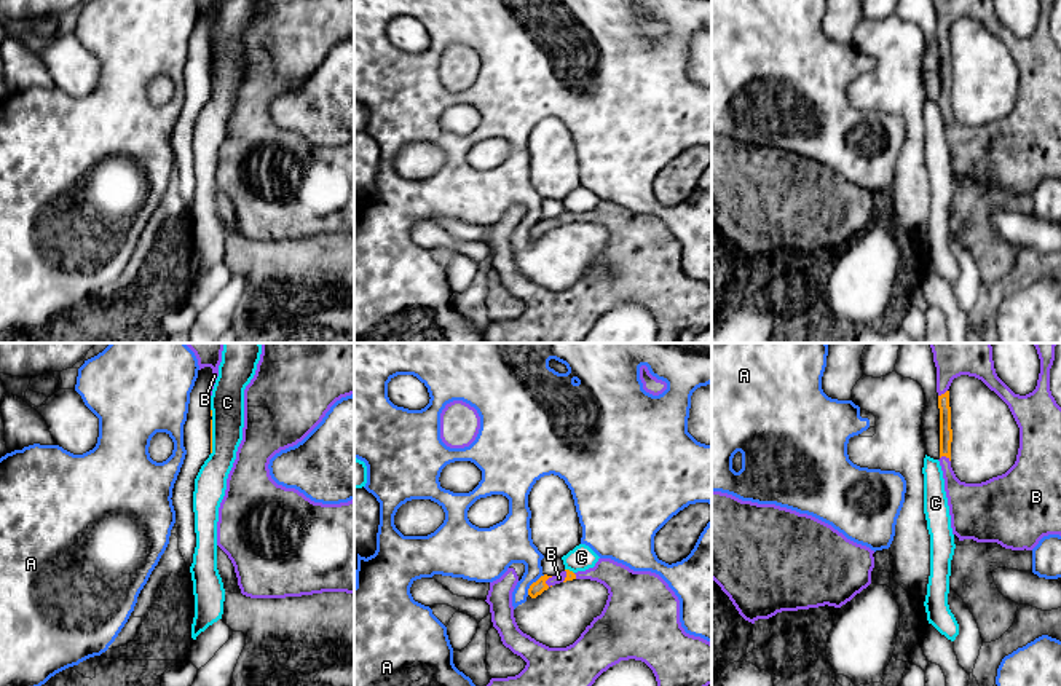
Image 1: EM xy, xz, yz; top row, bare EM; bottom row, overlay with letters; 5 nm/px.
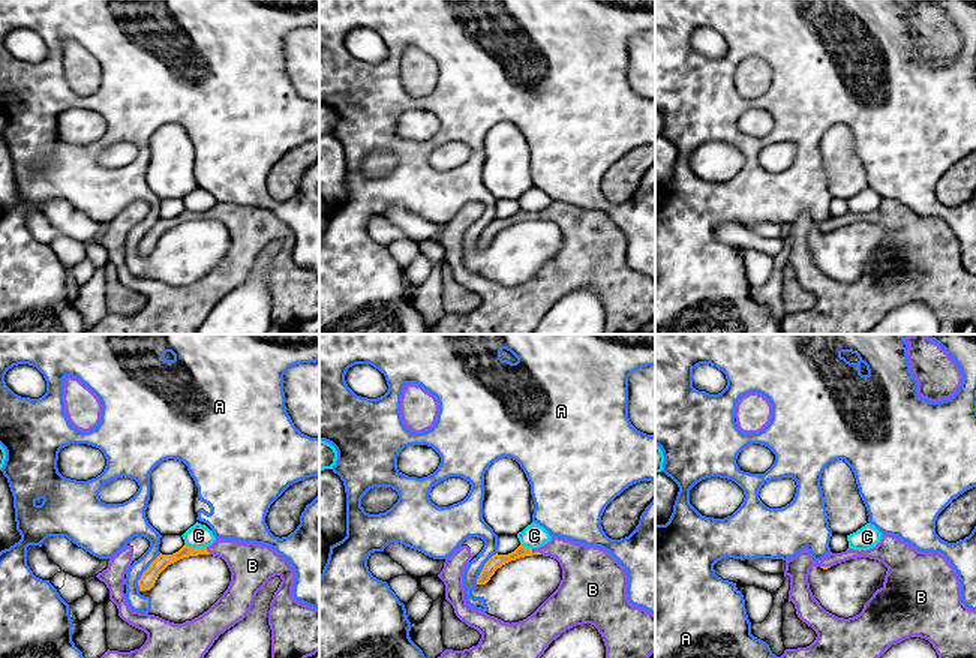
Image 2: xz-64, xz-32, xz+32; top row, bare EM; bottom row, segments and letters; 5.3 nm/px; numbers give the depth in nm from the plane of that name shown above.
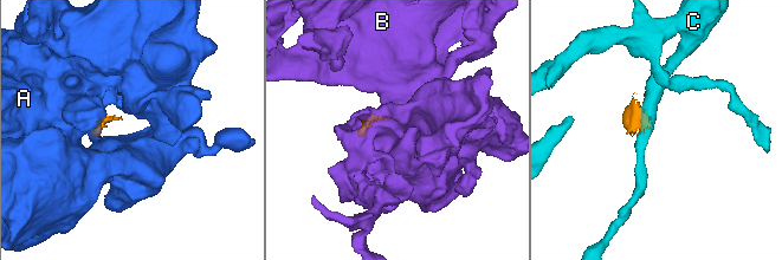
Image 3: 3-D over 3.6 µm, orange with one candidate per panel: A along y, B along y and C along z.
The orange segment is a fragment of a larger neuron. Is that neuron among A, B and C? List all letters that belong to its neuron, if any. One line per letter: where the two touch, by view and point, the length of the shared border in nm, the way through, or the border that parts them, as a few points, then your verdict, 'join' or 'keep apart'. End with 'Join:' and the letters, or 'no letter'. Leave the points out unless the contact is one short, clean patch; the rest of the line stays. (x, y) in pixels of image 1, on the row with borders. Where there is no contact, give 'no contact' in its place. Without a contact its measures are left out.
A: meets orange in xz at (533, 583); contact 140 nm long; keep apart
B: meets orange in xz at (546, 579); contact 60 nm long; join
C: meets orange in xy at (211, 437); contact 180 nm long; keep apart
Join: B

